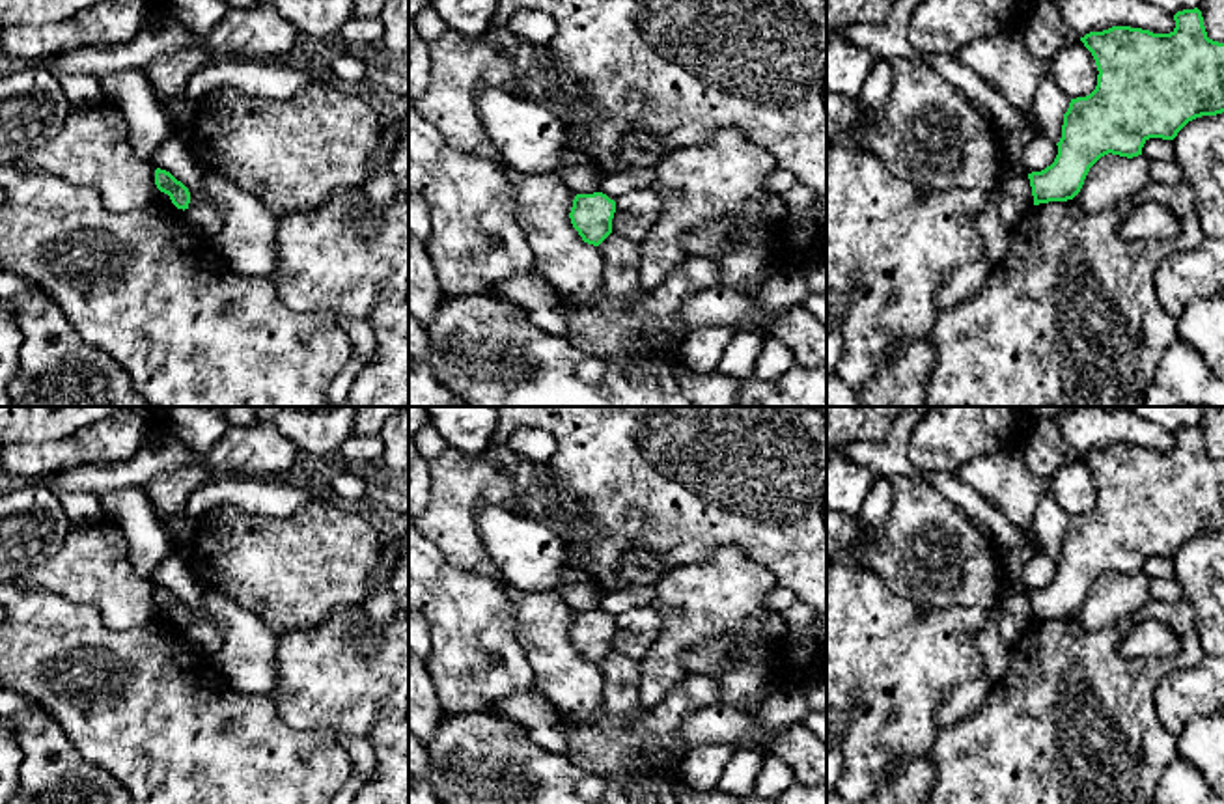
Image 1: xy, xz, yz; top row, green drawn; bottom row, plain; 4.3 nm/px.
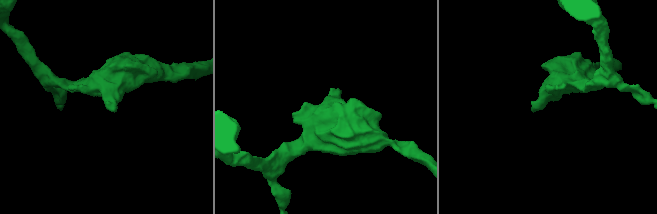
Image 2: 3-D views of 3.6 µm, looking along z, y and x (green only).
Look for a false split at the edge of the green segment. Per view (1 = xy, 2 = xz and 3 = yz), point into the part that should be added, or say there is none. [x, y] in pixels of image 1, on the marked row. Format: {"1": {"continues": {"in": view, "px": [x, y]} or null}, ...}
{"1": {"continues": null}, "2": {"continues": null}, "3": {"continues": null}}

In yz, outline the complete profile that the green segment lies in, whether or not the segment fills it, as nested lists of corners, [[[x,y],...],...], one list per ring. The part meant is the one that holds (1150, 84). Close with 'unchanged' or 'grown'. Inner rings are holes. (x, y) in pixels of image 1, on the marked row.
[[[1198,7],[1177,11],[1174,21],[1175,28],[1170,34],[1112,26],[1080,37],[1095,60],[1097,86],[1090,95],[1071,99],[1064,114],[1054,162],[1041,172],[1028,173],[1034,205],[1073,200],[1080,192],[1090,168],[1108,153],[1127,159],[1138,157],[1149,138],[1174,140],[1189,121],[1224,112],[1224,43],[1207,37]]]; unchanged

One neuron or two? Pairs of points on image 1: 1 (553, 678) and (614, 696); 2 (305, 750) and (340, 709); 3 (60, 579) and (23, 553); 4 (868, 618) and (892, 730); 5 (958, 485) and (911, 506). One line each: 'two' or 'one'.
1: two
2: two
3: two
4: one
5: two

